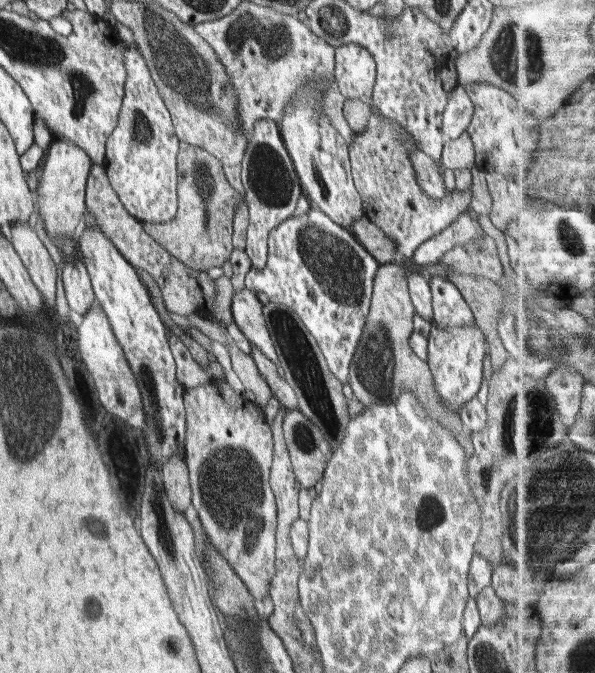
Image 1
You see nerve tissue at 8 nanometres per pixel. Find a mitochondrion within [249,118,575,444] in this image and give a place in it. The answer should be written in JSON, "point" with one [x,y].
{"point":[337,270]}

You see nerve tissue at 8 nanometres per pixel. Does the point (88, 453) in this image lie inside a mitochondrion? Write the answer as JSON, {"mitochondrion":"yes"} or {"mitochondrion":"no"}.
{"mitochondrion":"no"}

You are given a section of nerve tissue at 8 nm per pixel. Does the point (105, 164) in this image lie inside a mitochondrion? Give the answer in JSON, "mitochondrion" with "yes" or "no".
{"mitochondrion":"no"}

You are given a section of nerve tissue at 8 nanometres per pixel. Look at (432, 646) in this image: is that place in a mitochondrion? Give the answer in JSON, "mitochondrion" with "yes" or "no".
{"mitochondrion":"no"}

